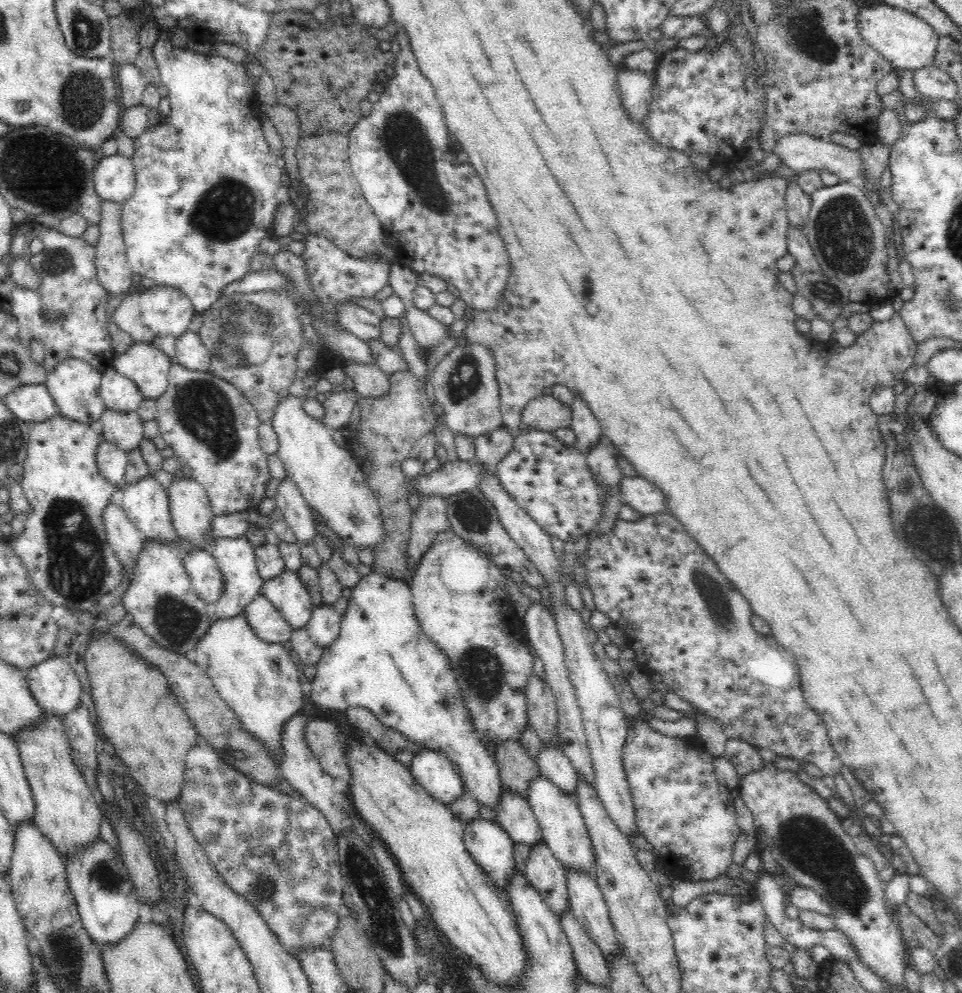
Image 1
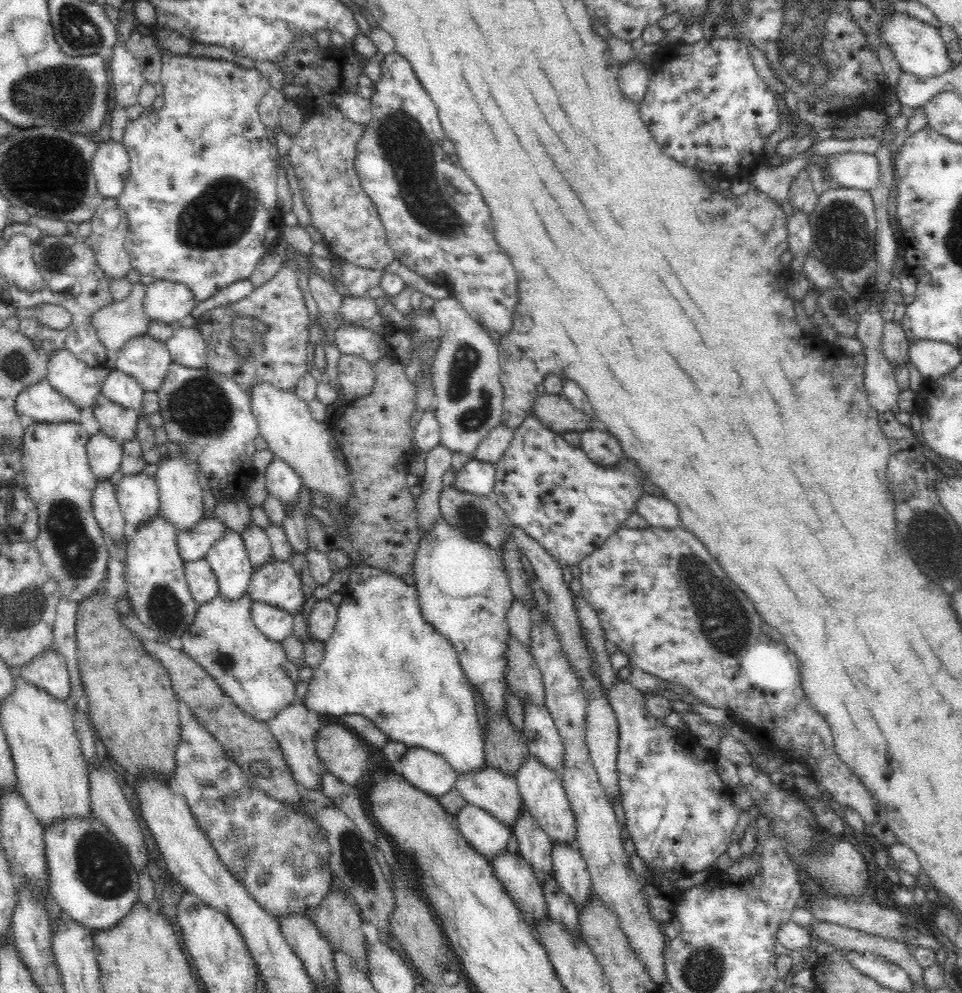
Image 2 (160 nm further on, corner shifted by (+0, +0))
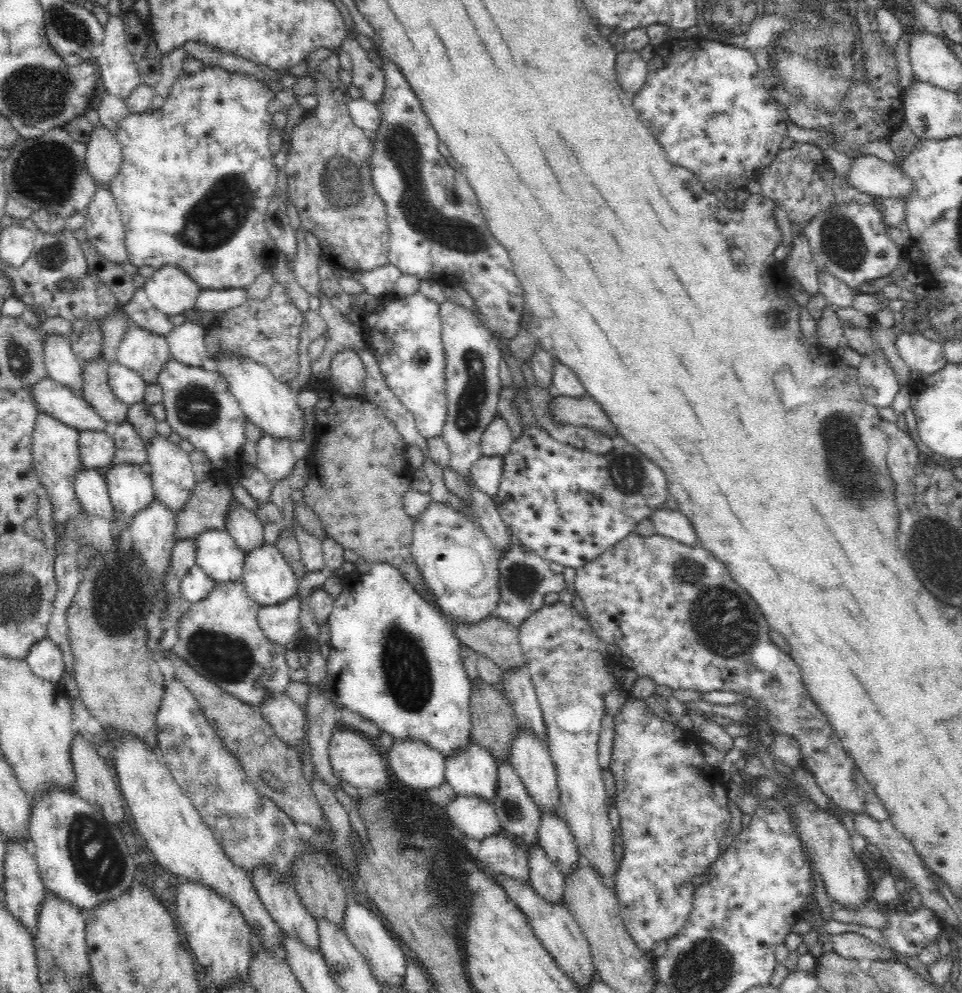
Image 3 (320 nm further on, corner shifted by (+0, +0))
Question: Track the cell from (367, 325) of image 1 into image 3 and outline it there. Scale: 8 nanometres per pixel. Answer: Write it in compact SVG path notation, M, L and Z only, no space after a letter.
M298 228L295 231L296 254L292 258L290 267L294 271L297 283L309 294L318 294L318 259L317 255L306 244L306 231Z

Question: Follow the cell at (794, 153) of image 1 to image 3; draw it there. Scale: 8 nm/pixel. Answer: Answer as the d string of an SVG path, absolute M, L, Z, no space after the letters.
M876 155L856 157L850 166L848 178L851 186L872 197L906 197L913 189L911 178L900 165L887 163Z

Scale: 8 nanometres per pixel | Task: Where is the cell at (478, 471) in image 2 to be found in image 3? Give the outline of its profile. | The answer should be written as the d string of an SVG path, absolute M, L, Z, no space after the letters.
M484 456L470 468L470 477L477 489L494 498L499 492L499 486L504 474L503 456Z

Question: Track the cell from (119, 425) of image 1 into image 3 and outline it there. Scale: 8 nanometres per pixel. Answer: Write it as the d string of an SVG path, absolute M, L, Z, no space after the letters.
M102 355L98 358L79 360L82 367L82 396L106 422L117 425L126 421L129 405L116 399L109 385L109 362Z

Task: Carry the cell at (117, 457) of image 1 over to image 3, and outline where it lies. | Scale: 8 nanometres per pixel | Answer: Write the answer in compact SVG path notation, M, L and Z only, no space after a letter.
M80 431L78 447L84 467L104 471L112 466L116 448L113 438L106 432Z

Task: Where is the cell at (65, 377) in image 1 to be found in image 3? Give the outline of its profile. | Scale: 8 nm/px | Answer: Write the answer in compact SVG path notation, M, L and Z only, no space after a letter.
M46 333L41 339L43 361L52 380L70 388L82 387L82 367L67 335Z

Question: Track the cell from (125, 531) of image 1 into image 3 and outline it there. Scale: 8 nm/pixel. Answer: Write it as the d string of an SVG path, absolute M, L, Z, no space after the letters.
M82 466L73 479L72 492L87 514L112 521L113 506L106 484L103 471Z

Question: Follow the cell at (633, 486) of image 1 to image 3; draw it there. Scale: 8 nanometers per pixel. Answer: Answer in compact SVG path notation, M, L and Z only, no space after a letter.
M662 507L655 510L649 519L654 523L656 534L659 536L664 536L691 548L699 544L692 523L679 510L669 510Z

